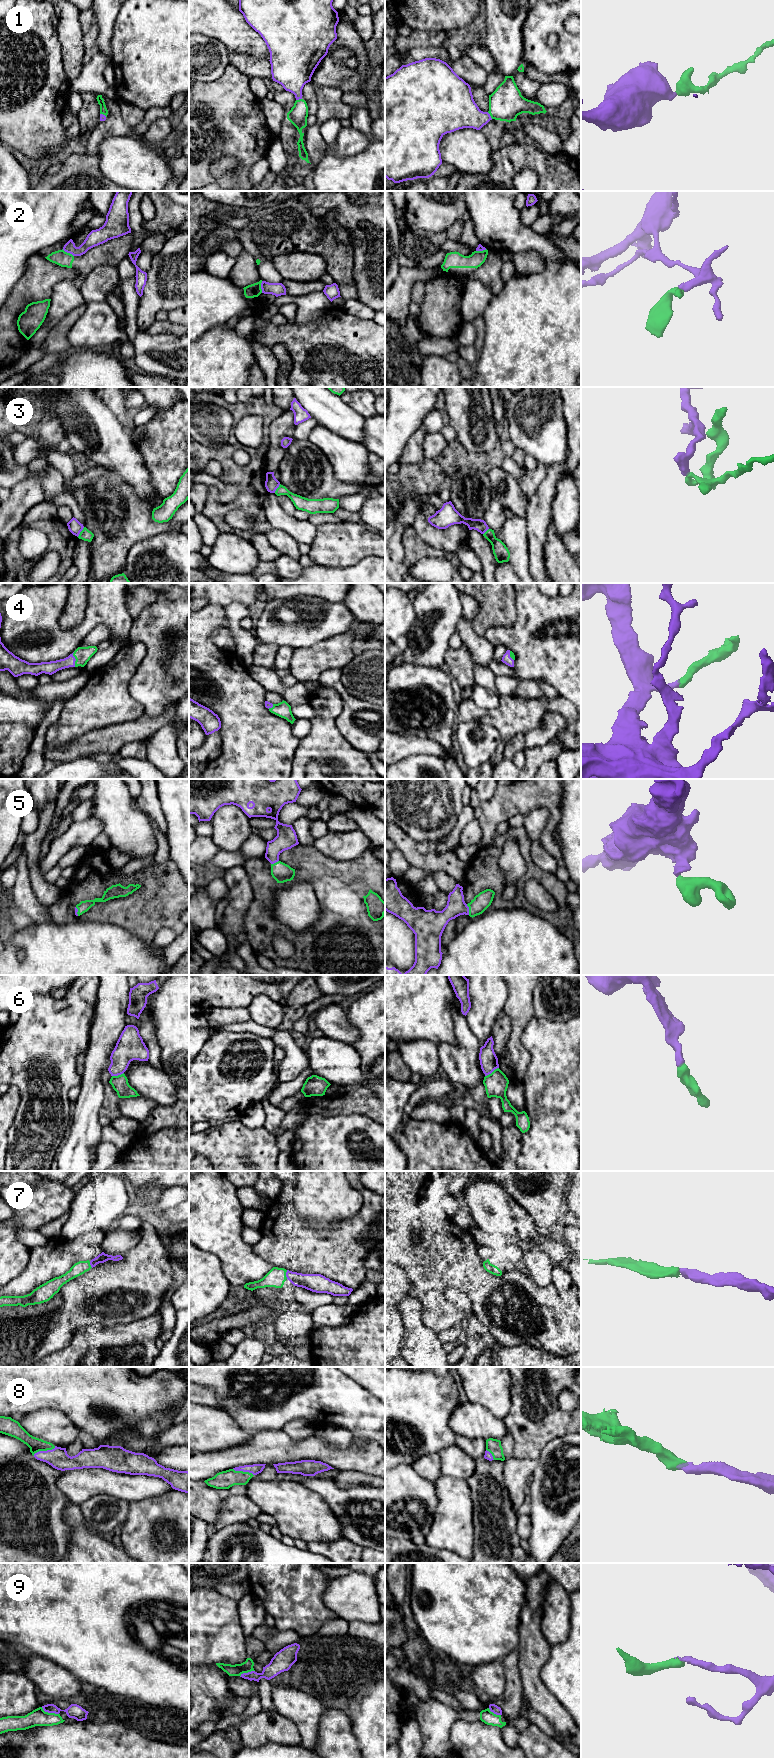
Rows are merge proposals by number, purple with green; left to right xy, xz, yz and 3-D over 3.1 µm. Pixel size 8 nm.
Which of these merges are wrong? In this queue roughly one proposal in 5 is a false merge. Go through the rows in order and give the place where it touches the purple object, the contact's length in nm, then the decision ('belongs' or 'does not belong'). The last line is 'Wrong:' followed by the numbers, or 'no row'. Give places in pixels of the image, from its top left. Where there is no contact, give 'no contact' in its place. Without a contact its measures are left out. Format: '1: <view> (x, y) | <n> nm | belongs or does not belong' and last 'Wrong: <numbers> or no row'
1: yz (489, 115) | 70 nm | belongs
2: xz (261, 287) | 100 nm | does not belong
3: xy (80, 531) | 100 nm | does not belong
4: xy (75, 659) | 120 nm | belongs
5: yz (468, 909) | 90 nm | belongs
6: yz (491, 1072) | 130 nm | does not belong
7: xz (286, 1274) | 70 nm | belongs
8: xy (44, 1451) | 200 nm | belongs
9: xy (50, 1712) | 160 nm | does not belong
Wrong: 2, 3, 6, 9

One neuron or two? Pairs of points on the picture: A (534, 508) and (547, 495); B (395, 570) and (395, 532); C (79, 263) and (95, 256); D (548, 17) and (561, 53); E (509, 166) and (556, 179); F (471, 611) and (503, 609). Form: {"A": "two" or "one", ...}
{"A": "one", "B": "one", "C": "one", "D": "one", "E": "one", "F": "two"}

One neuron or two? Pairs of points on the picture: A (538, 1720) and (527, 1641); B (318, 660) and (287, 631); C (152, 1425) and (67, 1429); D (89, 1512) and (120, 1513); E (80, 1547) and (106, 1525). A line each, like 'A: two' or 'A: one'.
A: two
B: two
C: two
D: one
E: two

